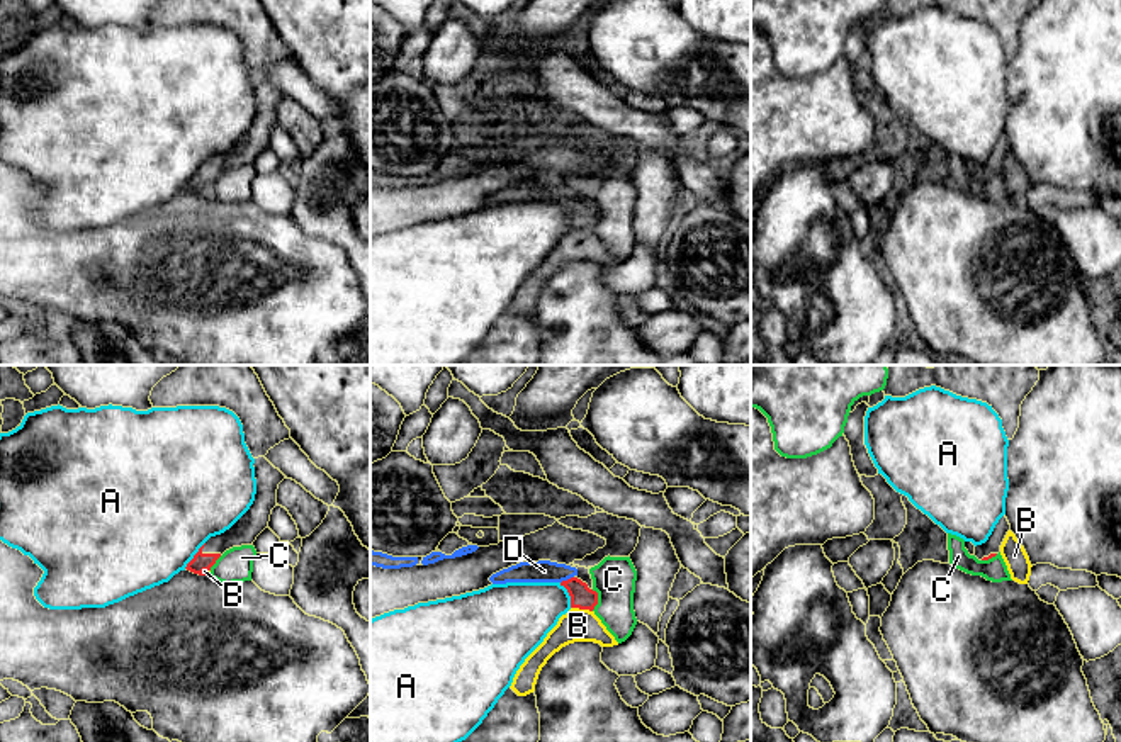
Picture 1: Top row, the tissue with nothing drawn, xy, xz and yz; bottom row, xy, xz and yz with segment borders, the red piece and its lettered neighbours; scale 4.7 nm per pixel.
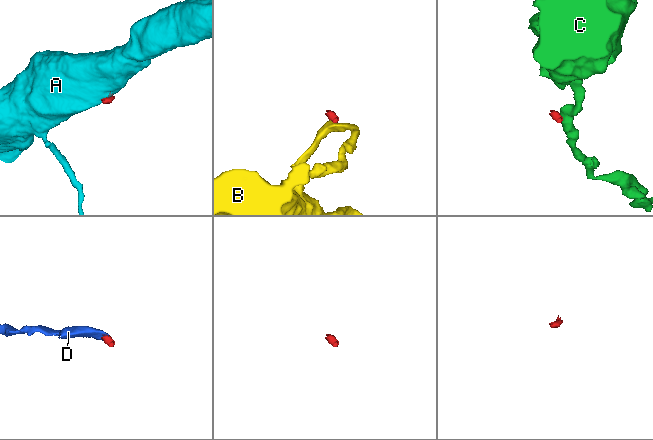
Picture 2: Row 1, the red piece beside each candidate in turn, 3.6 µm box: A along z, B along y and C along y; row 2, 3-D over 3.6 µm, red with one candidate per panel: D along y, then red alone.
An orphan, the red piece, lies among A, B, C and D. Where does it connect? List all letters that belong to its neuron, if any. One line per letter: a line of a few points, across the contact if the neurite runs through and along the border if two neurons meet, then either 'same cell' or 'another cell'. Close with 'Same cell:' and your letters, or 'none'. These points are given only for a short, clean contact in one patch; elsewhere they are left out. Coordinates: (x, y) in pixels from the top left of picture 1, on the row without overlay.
A: xz (559, 202), (566, 209), (571, 226) | another cell
B: xz (571, 226), (591, 231) | another cell
C: xz (595, 209), (597, 224), (591, 230) | another cell
D: xz (581, 216), (568, 199), (561, 192), (544, 191) | same cell
Same cell: D

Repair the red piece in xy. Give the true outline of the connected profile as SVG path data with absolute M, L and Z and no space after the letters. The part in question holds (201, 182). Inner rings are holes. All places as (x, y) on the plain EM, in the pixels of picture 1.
M265 76L255 78L256 114L250 129L224 153L211 156L187 183L187 190L206 195L206 190L229 168L253 165L268 148L272 129L277 126L277 109L285 95Z

